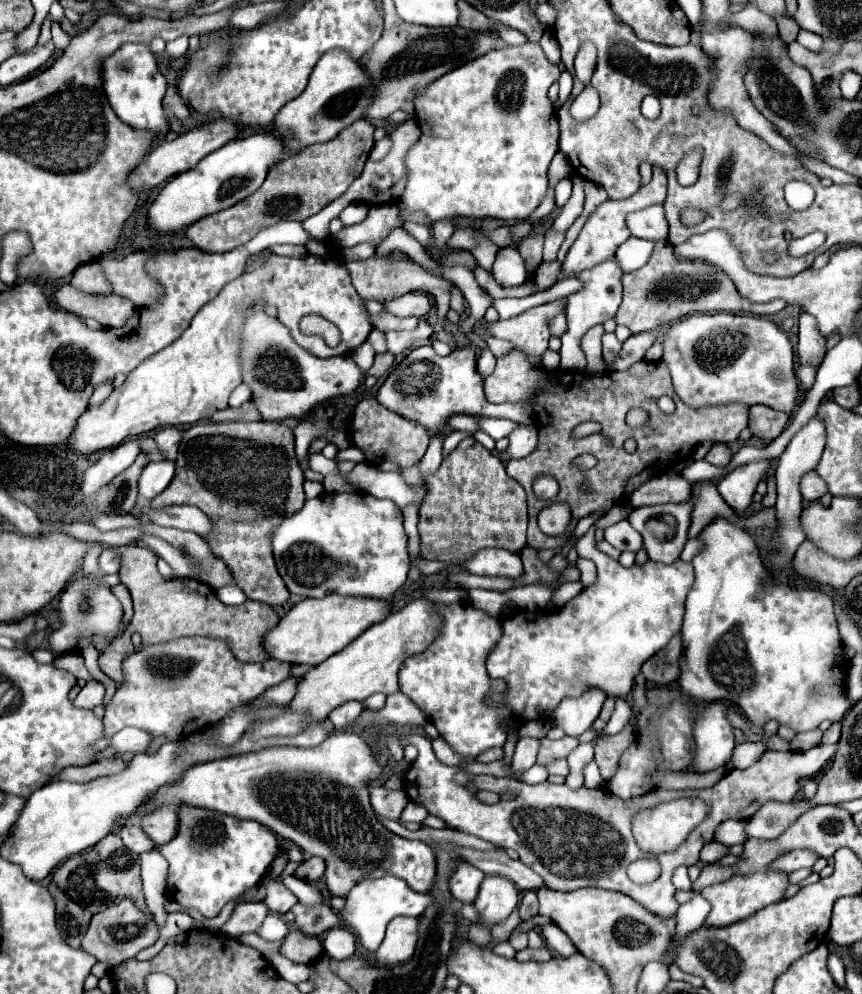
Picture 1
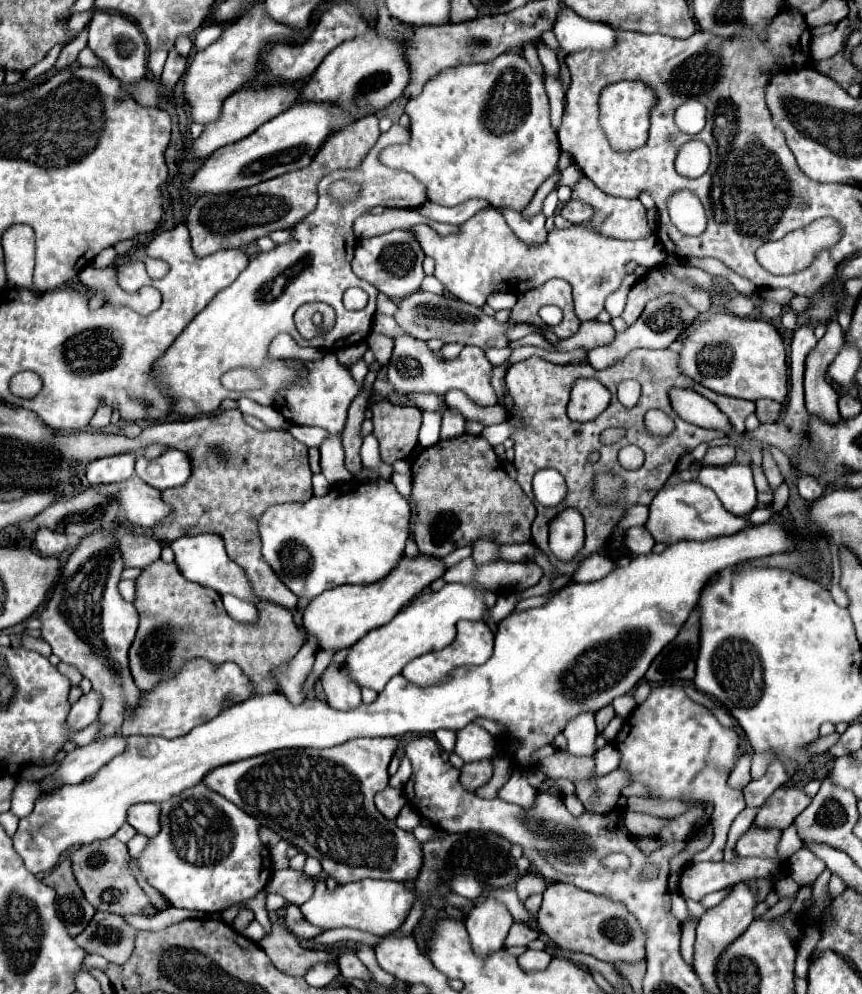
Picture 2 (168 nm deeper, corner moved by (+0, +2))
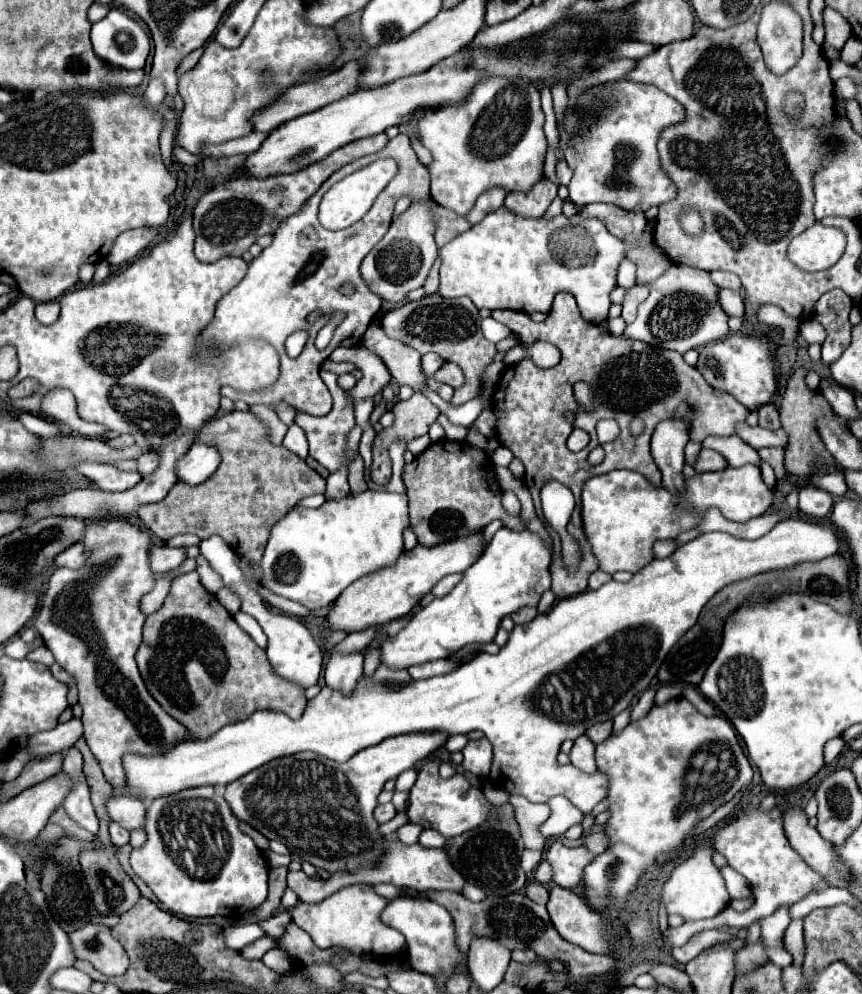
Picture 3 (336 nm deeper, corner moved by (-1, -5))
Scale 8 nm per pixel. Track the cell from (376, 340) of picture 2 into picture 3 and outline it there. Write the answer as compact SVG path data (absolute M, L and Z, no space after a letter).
M364 345L350 347L350 349L338 347L338 349L334 349L330 353L328 359L334 361L334 363L350 361L350 363L354 363L362 371L364 377L356 383L354 389L348 391L348 395L352 399L354 397L374 397L390 381L390 373L388 373L388 367L384 365L384 361L376 353L372 353L370 349L366 349Z

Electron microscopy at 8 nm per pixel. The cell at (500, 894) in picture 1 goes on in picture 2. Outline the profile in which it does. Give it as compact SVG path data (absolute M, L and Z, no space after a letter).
M487 896L485 902L477 904L465 918L465 926L475 954L489 956L495 950L505 948L505 938L511 924L513 918L509 910L495 898Z

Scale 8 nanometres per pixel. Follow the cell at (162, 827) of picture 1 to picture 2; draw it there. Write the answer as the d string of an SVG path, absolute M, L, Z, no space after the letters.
M139 804L127 810L127 822L143 836L153 838L159 832L159 804Z

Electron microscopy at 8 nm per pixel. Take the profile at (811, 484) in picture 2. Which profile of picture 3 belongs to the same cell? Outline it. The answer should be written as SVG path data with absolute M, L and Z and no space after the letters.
M814 485L800 487L800 511L810 517L826 517L834 505L834 497Z

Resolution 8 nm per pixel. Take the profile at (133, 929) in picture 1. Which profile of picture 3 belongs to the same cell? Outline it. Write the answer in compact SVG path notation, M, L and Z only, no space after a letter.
M90 923L70 933L70 941L76 957L90 961L100 973L108 977L126 973L128 955L120 941L112 935L110 927L102 923Z

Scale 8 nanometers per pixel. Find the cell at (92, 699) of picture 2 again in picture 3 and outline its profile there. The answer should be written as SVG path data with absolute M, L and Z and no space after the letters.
M74 717L50 731L36 733L36 737L32 737L32 741L28 743L28 751L36 755L52 755L68 751L82 737L82 729L84 729L82 721Z

